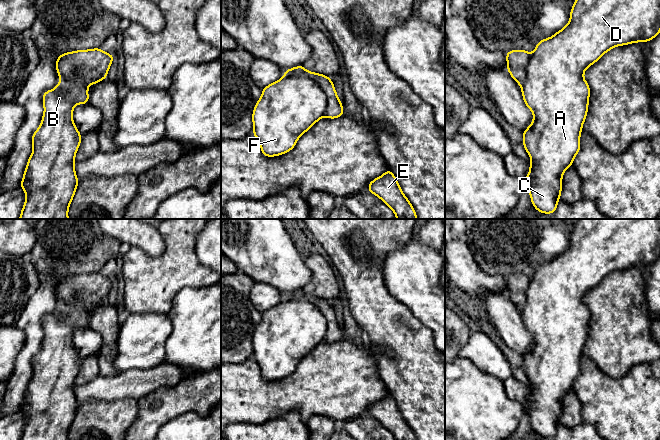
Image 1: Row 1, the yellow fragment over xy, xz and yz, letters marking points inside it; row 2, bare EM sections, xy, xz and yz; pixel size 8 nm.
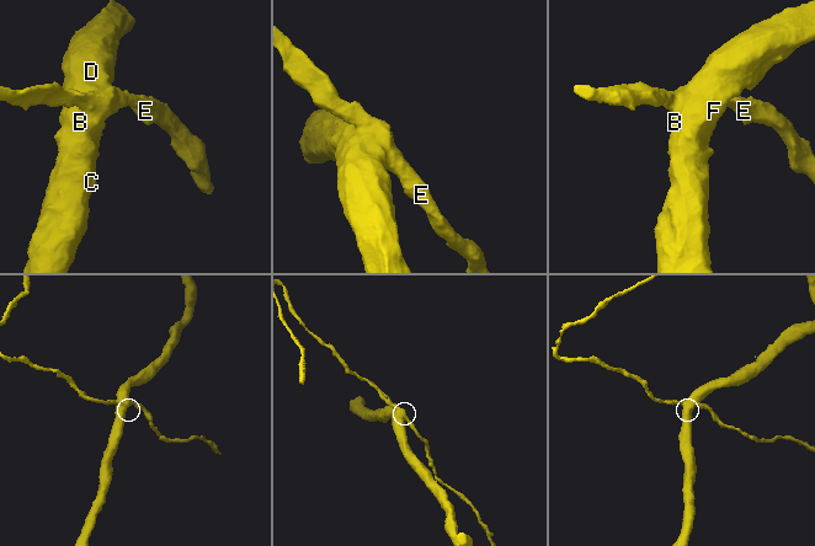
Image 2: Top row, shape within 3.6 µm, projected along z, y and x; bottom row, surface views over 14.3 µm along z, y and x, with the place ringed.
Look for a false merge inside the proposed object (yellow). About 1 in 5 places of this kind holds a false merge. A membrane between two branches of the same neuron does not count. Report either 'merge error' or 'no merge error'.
merge error

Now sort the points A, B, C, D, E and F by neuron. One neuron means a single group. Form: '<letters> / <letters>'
A B C D F / E

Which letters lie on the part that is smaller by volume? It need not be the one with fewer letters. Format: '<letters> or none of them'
E

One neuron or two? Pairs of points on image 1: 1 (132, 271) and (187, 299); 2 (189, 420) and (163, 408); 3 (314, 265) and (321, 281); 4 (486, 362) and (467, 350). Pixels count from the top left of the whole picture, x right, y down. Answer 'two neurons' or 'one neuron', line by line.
1: two neurons
2: two neurons
3: one neuron
4: one neuron

